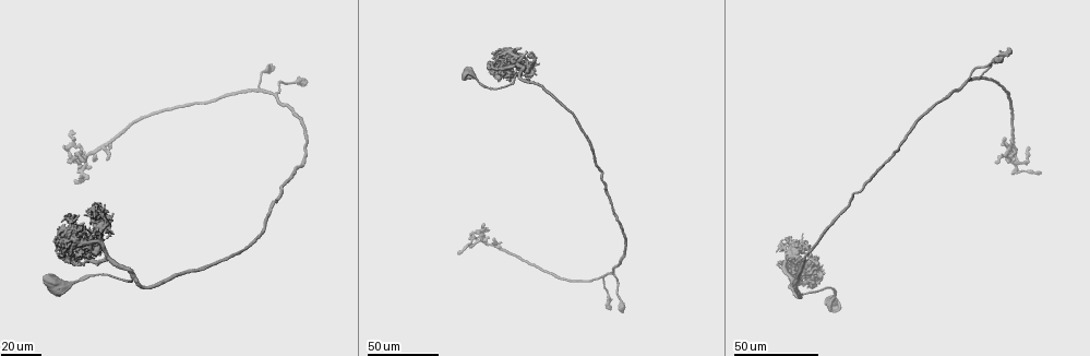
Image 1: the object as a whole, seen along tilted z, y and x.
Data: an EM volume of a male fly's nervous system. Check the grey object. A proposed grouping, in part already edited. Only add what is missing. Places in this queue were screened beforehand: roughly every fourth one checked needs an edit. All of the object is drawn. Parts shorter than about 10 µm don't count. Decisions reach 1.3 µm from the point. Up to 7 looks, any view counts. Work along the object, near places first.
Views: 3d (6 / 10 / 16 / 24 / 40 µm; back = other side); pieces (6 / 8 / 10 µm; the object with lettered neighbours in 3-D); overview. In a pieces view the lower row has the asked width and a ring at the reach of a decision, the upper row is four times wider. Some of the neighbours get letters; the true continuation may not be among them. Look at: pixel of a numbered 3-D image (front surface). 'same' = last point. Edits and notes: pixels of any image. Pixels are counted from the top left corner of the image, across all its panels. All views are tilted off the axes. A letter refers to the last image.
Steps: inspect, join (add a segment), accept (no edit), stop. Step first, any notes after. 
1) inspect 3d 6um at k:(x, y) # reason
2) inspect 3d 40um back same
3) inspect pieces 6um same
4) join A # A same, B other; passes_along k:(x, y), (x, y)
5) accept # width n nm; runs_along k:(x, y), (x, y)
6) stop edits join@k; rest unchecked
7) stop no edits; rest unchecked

inspect 3d 24um at 1:(500, 56) # branch stops here

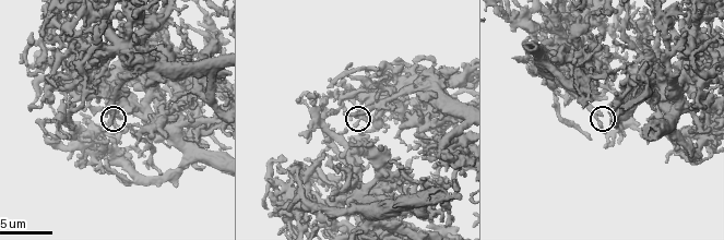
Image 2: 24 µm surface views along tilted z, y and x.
inspect pieces 10um at 2:(104, 111)

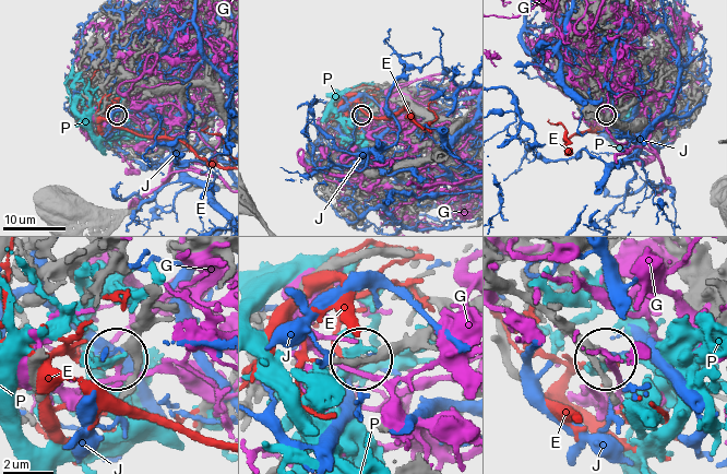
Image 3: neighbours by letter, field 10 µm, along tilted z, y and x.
accept # E other, G other, J other, P other; runs_along 3:(145, 294), (119, 355); none of them fits

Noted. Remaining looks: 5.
inspect 3d 6um at 2:(447, 224) # an open end

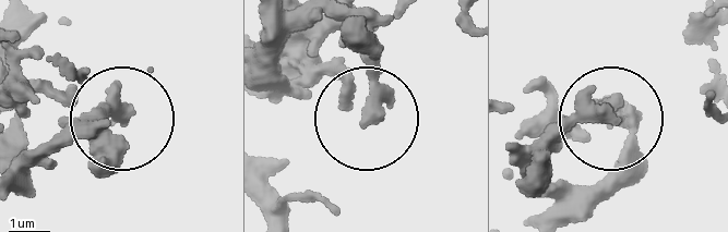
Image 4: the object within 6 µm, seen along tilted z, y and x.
inspect pieces 10um at 4:(610, 116)

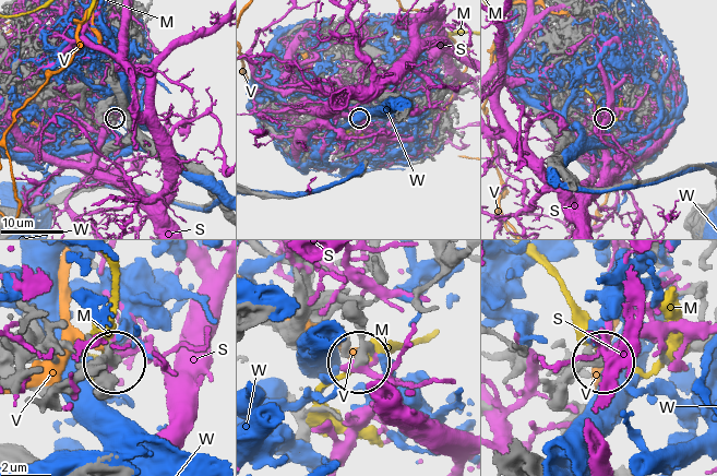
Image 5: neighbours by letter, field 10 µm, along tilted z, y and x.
accept # M other, S other, V other, W other; none of them fits

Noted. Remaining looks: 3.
inspect pieces 8um at 2:(55, 85) # free end

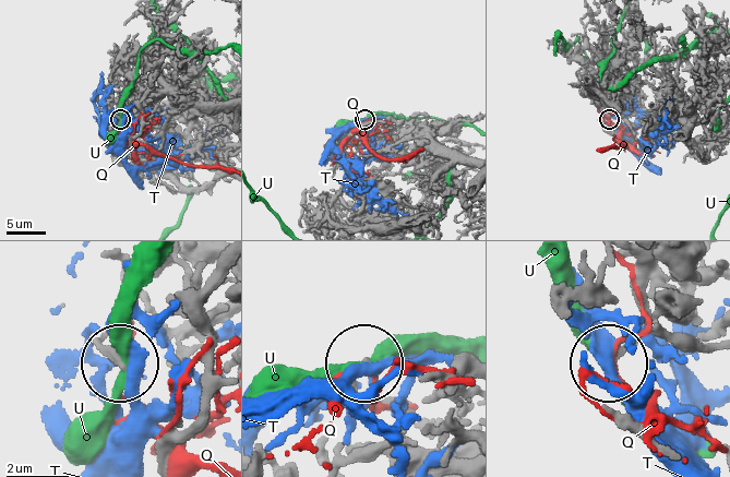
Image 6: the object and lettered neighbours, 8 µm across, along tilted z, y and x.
accept # Q other, T other, U other; none of them fits

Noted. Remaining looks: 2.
stop no edits; rest unchecked

